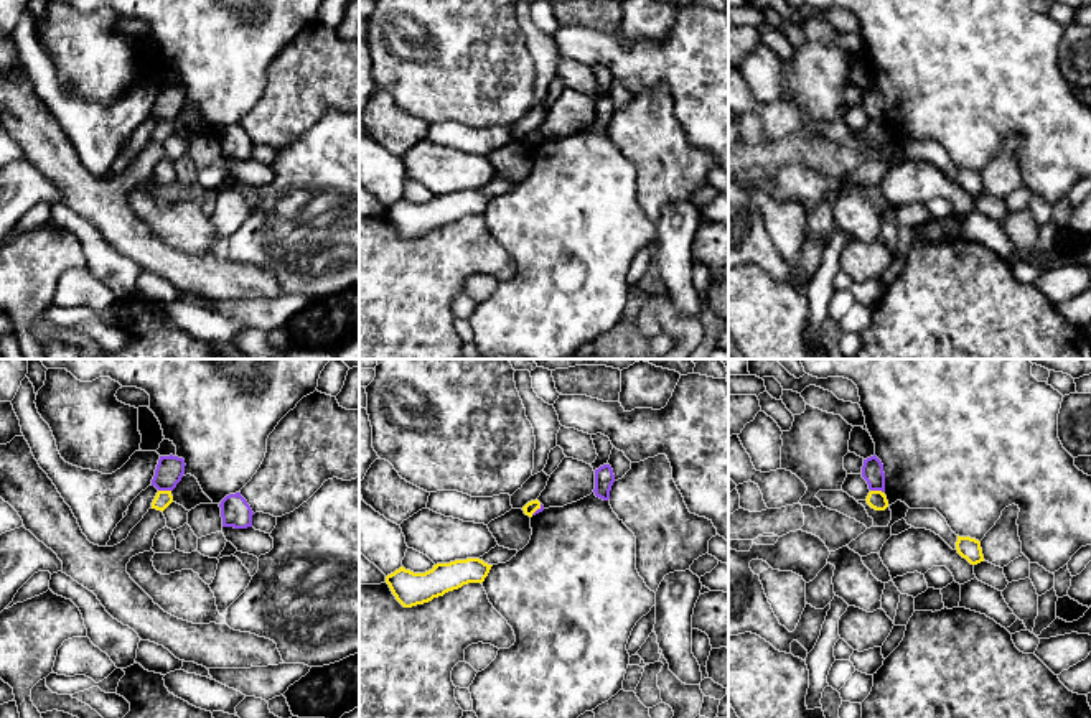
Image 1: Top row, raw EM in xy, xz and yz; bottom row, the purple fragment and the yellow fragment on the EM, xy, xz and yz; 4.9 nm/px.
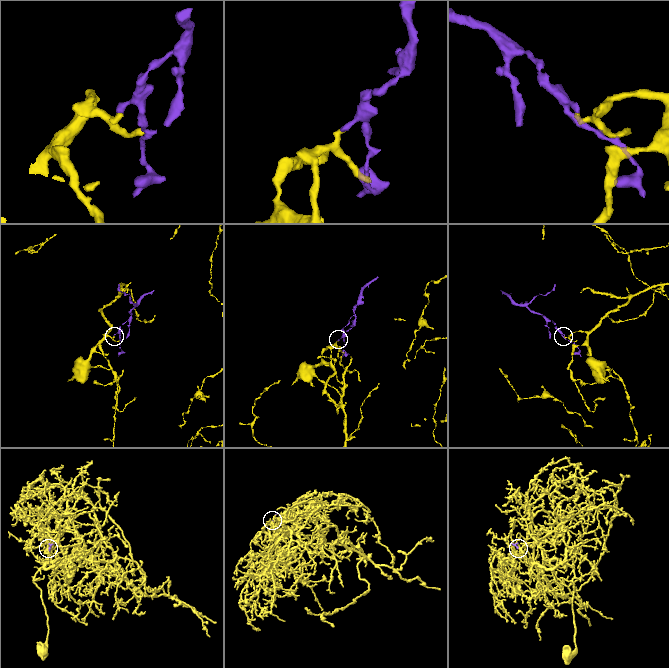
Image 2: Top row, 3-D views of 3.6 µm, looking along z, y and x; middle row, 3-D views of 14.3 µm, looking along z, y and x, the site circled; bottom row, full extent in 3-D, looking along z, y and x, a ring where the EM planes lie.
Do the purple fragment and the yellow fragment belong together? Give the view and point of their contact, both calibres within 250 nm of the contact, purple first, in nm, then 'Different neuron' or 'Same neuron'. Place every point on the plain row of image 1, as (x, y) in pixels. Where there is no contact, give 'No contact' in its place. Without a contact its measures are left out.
Touches purple at yz (877, 121). Thickness 110 nm (purple) against 90 nm. Different neuron

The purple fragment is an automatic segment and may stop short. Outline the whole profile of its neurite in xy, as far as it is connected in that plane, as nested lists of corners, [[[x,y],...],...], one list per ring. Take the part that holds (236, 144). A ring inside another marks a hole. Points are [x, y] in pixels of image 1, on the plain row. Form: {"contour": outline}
{"contour": [[[241,124],[226,127],[221,135],[222,158],[247,160],[252,158],[252,140]]]}

